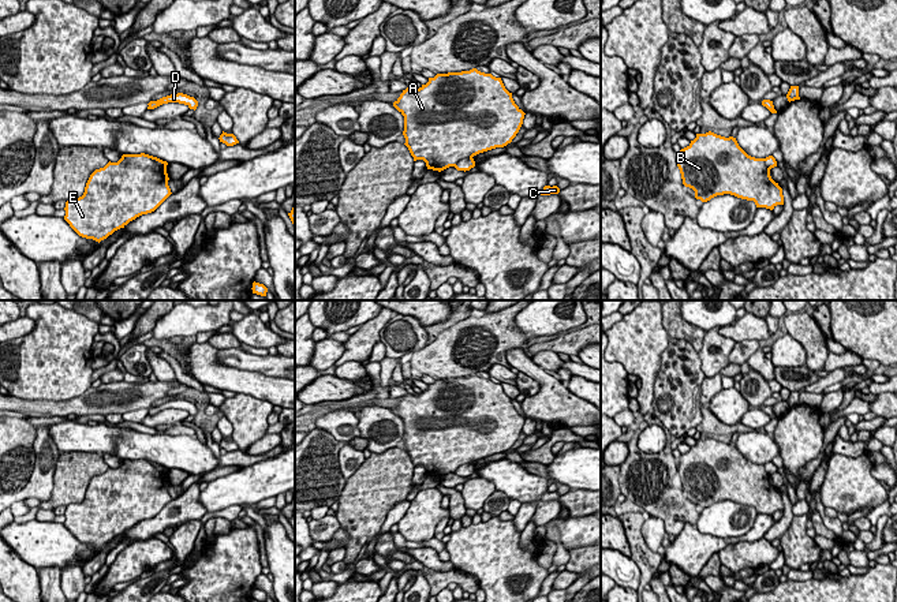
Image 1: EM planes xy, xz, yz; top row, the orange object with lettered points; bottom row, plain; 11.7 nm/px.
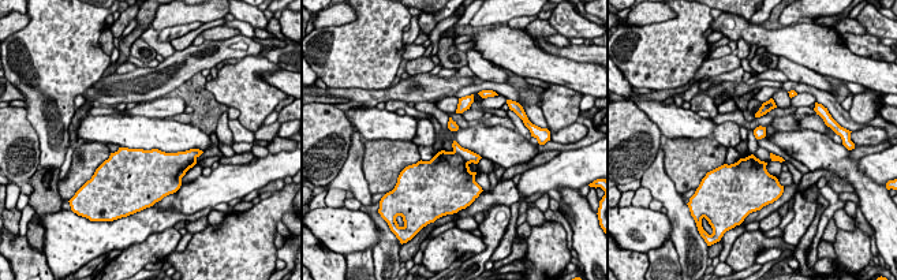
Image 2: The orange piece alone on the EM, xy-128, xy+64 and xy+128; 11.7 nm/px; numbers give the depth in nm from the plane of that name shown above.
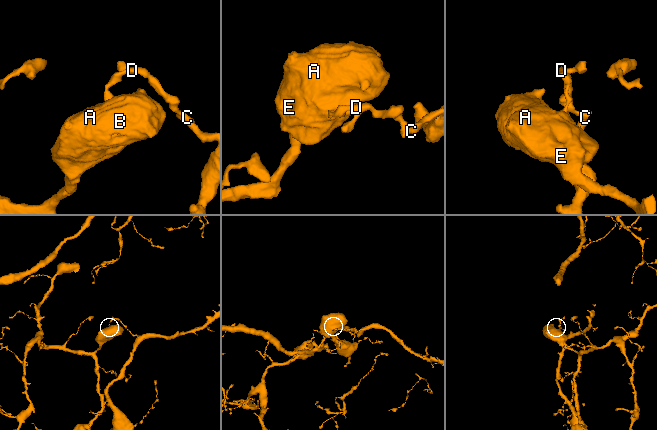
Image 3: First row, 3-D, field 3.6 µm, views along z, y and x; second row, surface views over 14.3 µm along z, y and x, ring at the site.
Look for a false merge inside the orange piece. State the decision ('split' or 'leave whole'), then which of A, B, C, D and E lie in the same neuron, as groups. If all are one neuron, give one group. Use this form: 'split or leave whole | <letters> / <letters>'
split | A B E / C D

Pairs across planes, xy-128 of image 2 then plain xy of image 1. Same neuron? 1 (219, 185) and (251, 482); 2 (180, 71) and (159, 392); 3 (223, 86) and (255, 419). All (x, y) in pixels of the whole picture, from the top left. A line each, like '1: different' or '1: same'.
1: same
2: same
3: same

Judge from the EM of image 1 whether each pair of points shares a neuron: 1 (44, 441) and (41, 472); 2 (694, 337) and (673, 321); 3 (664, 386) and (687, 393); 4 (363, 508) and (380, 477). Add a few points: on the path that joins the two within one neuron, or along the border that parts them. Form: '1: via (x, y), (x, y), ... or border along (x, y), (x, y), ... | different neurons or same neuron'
1: via (44, 449), (44, 464) | same neuron
2: via (688, 332), (679, 326) | same neuron
3: via (669, 386), (672, 389), (681, 389) | same neuron
4: via (366, 500), (378, 485) | same neuron

